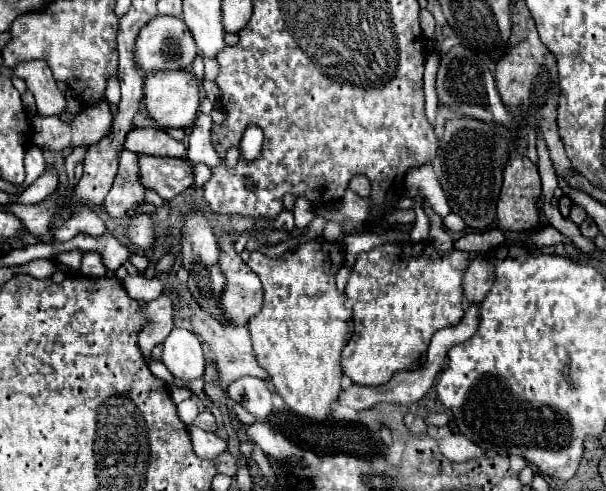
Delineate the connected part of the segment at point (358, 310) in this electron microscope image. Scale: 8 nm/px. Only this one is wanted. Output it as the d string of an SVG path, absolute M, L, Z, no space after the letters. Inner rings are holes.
M431 242L379 244L369 252L357 254L355 264L351 266L349 282L345 286L345 296L353 308L353 336L349 338L341 356L341 368L345 376L363 386L379 386L389 382L393 374L399 370L417 370L425 362L431 336L441 328L457 324L463 316L461 280L467 270L467 264L469 264L467 252L451 250L447 254L439 254Z

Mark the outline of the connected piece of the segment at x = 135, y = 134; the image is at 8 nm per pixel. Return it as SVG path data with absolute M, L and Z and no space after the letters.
M133 128L125 138L125 150L135 154L151 156L175 156L183 158L187 148L183 142L177 142L161 128Z

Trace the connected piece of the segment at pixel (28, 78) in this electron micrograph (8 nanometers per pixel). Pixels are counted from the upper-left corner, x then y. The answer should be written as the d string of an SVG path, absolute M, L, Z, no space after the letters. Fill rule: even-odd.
M25 60L19 62L13 68L15 76L23 78L27 88L33 92L37 102L37 114L41 116L53 116L63 114L65 110L65 96L57 88L55 78L51 76L51 70L43 60Z

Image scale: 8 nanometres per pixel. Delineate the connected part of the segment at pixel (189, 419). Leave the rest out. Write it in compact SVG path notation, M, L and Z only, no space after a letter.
M190 398L177 404L177 412L179 412L181 422L183 422L185 426L191 426L191 424L193 424L193 420L197 418L197 414L199 414L199 408L197 408L195 400Z

